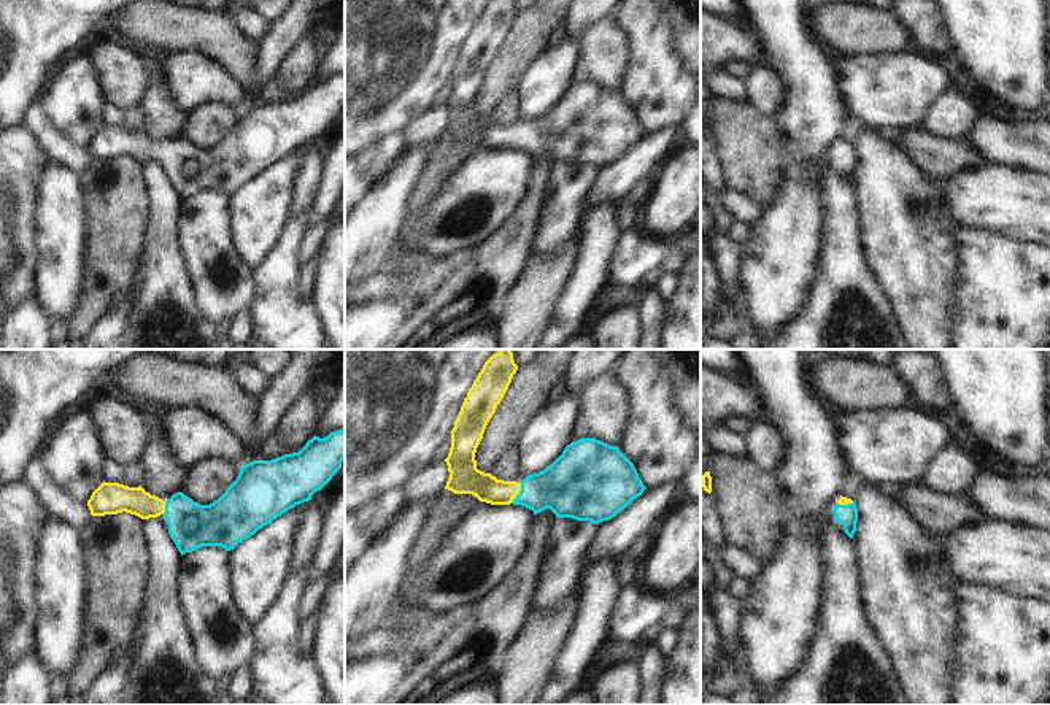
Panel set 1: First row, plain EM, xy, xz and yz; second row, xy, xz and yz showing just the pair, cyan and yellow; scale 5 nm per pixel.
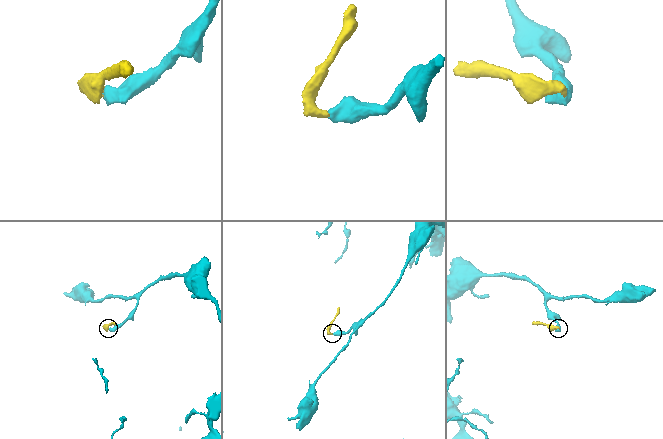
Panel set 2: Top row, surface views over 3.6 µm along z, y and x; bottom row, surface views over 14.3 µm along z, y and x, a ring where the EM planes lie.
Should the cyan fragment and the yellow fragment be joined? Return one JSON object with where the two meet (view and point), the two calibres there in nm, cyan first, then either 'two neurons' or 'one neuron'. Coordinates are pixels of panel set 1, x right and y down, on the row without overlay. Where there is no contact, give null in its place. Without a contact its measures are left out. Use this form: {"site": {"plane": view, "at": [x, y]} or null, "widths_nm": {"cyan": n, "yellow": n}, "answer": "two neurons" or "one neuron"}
{"site": {"plane": "xz", "at": [520, 137]}, "widths_nm": {"cyan": 300, "yellow": 140}, "answer": "one neuron"}

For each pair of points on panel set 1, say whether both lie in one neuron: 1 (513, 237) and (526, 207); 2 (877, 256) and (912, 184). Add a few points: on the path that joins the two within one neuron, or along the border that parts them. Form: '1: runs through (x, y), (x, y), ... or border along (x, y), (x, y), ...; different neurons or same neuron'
1: runs through (520, 229), (526, 215); same neuron
2: runs through (895, 238), (903, 231), (903, 202); same neuron

